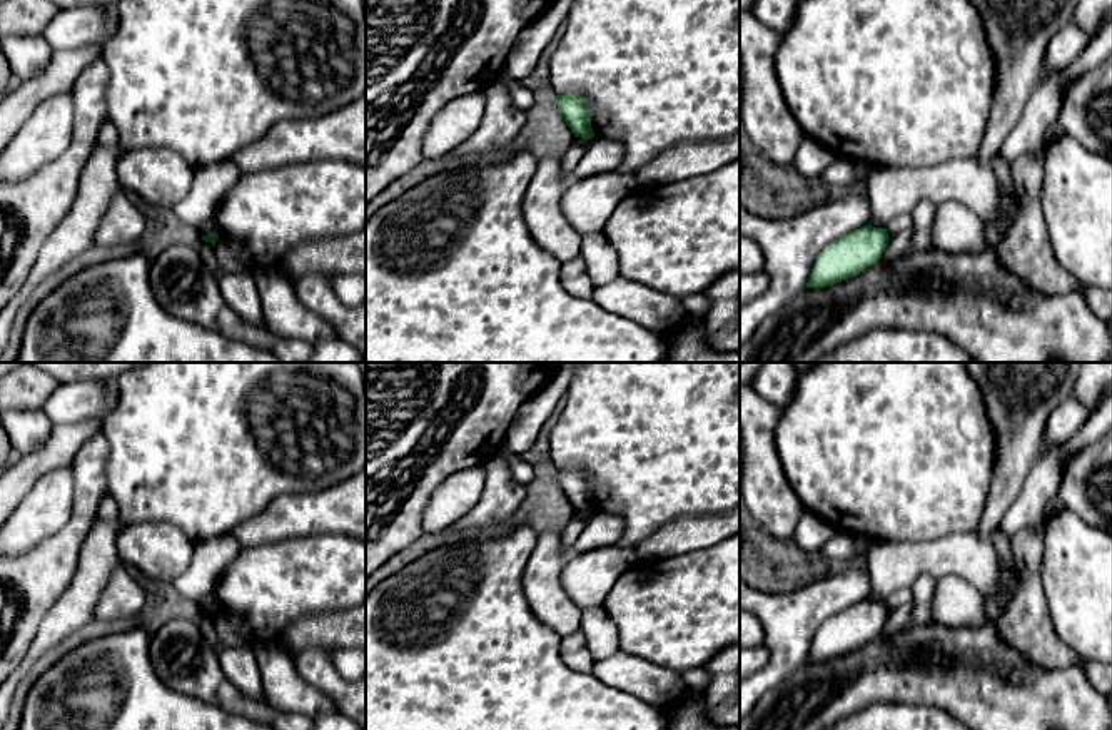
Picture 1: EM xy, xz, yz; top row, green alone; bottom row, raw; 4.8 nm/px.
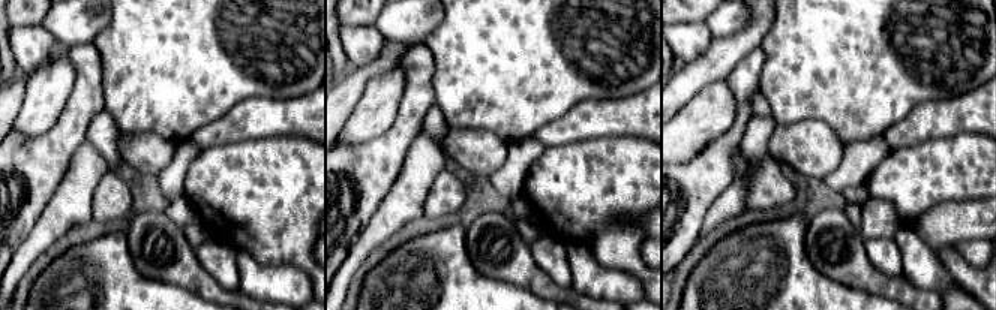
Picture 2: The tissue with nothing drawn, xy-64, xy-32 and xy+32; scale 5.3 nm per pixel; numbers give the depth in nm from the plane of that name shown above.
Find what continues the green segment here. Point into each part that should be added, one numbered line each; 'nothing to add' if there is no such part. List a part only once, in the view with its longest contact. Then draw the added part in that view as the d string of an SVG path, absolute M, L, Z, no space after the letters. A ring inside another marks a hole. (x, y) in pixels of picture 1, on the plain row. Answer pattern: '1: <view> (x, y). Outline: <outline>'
nothing to add

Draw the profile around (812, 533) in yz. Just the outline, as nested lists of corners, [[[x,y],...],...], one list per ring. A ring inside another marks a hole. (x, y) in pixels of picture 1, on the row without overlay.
[[[805,511],[796,526],[793,541],[805,553],[818,553],[835,531],[837,530],[830,523],[823,521],[811,511]]]

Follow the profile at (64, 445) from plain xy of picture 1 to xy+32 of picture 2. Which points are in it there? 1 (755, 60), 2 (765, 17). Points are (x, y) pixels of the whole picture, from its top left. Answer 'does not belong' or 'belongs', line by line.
1: does not belong
2: belongs

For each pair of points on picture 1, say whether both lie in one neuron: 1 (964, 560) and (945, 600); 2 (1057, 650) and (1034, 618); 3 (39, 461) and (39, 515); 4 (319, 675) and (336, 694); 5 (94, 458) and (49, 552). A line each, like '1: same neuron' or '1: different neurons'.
1: different neurons
2: same neuron
3: different neurons
4: same neuron
5: same neuron

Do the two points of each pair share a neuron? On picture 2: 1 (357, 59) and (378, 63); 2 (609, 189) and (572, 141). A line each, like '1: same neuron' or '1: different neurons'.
1: different neurons
2: same neuron

